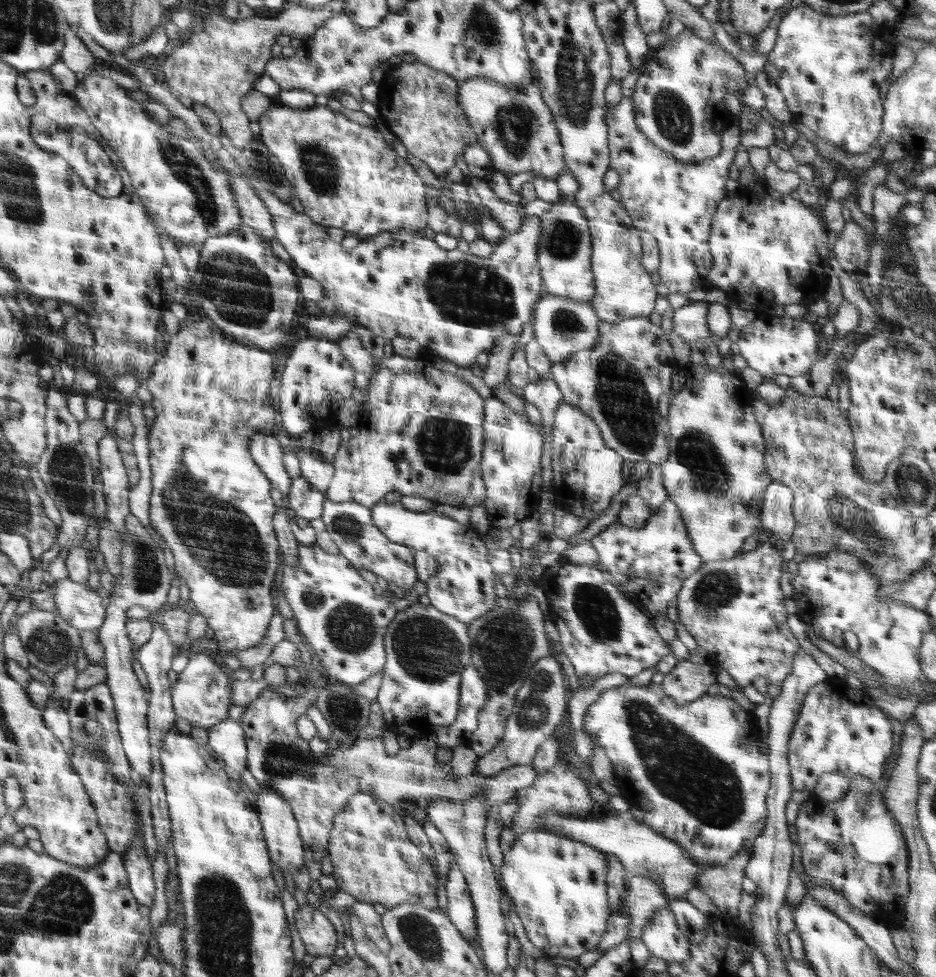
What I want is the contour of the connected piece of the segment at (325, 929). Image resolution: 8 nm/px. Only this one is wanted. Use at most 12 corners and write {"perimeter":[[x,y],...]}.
{"perimeter":[[299,906],[294,924],[310,956],[332,956],[338,934],[324,913]]}

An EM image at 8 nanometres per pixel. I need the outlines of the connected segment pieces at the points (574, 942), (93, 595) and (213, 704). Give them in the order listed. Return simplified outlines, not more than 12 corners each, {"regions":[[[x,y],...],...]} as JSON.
{"regions":[[[548,831],[503,852],[505,892],[551,958],[597,948],[602,851]],[[52,580],[54,610],[79,631],[100,628],[102,598],[86,584]],[[199,647],[171,698],[176,718],[210,729],[228,720],[230,670]]]}

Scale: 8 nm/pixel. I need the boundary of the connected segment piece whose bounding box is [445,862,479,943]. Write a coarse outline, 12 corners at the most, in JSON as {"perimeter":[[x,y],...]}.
{"perimeter":[[456,862],[449,866],[445,913],[469,943],[478,942],[475,908]]}

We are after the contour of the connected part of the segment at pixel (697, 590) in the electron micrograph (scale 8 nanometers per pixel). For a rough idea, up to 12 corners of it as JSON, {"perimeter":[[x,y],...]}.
{"perimeter":[[770,541],[684,580],[680,623],[739,687],[801,648]]}

